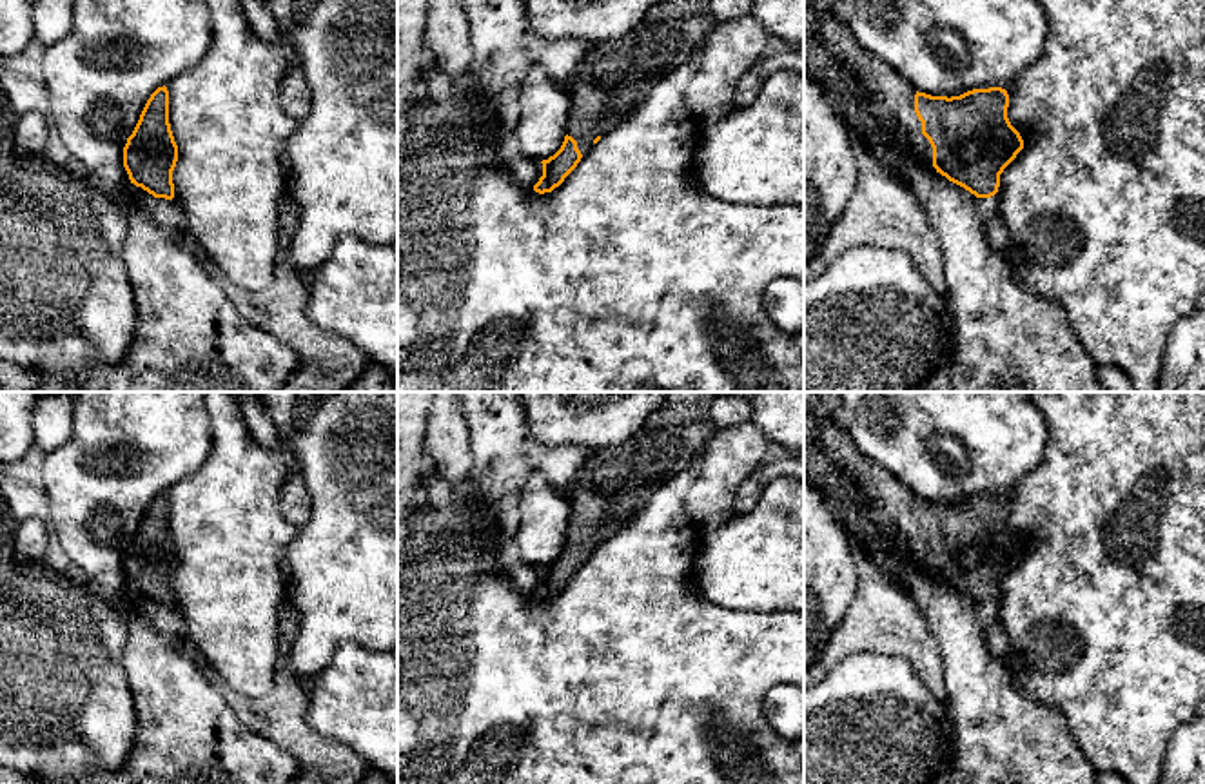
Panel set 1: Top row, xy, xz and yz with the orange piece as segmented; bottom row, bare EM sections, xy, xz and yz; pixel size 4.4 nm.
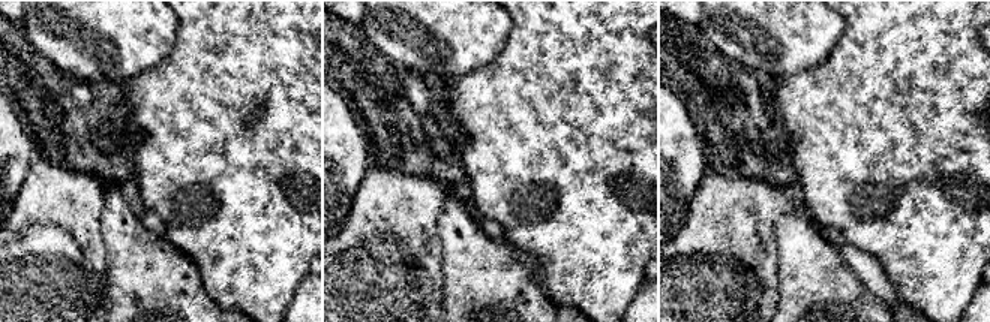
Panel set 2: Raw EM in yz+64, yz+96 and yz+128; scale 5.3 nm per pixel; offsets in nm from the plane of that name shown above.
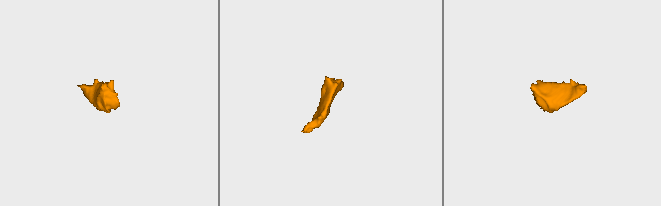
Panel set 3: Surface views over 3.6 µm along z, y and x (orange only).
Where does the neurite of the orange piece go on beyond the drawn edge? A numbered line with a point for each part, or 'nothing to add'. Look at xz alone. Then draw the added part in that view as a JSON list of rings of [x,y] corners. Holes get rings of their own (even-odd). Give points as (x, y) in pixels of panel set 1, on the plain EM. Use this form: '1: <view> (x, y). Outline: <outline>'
1: xz (616, 481). Outline: [[[668,392],[664,405],[622,445],[586,459],[568,503],[566,541],[584,563],[597,543],[622,530],[659,486],[702,454],[717,432],[710,416],[717,392]]]

